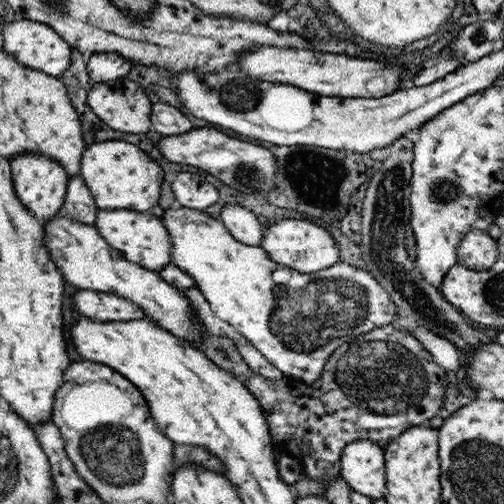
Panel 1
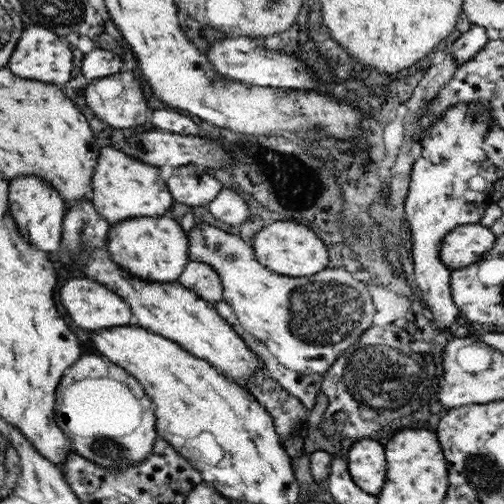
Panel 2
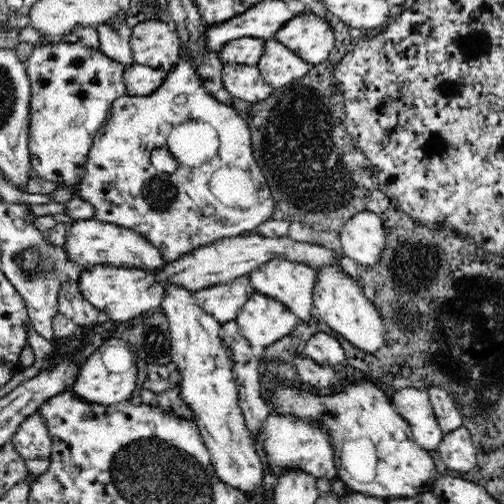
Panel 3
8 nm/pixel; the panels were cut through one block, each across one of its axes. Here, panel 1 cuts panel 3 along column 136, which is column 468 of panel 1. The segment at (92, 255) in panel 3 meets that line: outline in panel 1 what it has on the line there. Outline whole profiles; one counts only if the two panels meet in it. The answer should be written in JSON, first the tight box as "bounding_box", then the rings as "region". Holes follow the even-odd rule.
{"bounding_box":[457,230,499,270],"region":[[[483,230],[467,232],[465,238],[459,242],[457,250],[457,262],[461,266],[467,266],[467,270],[489,270],[499,258],[497,240],[489,238]]]}

